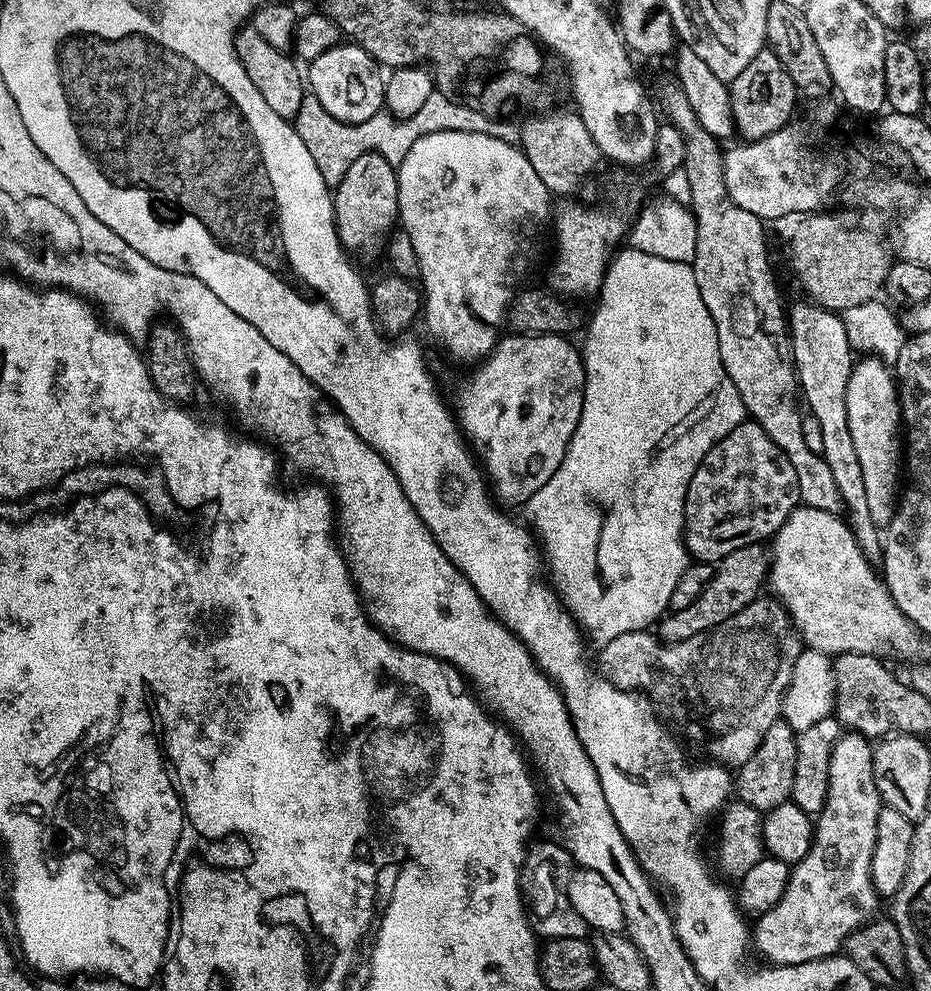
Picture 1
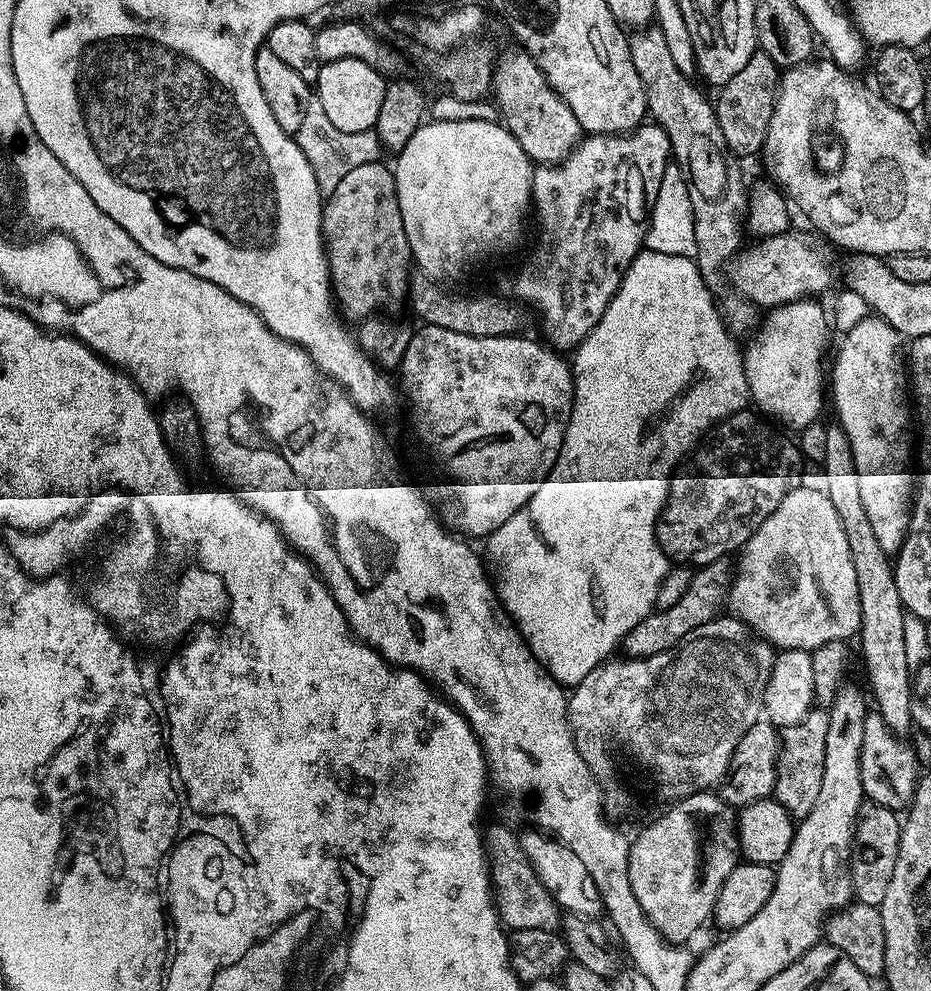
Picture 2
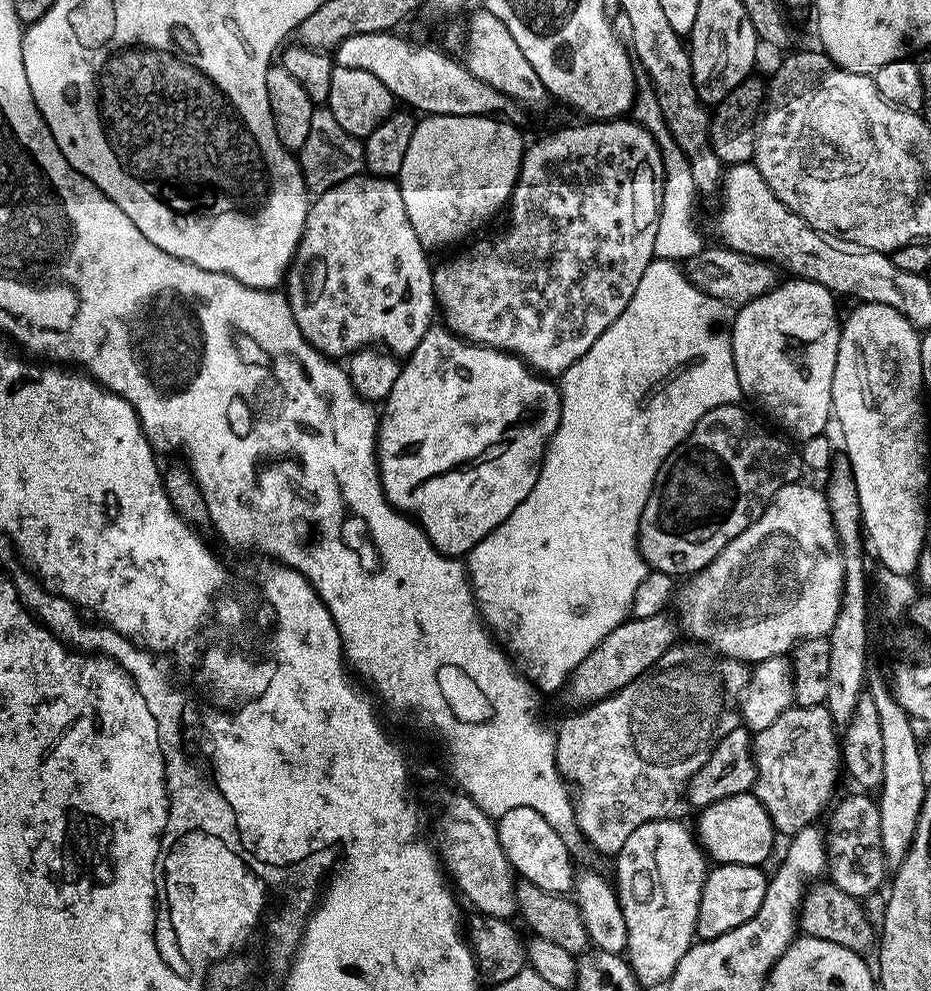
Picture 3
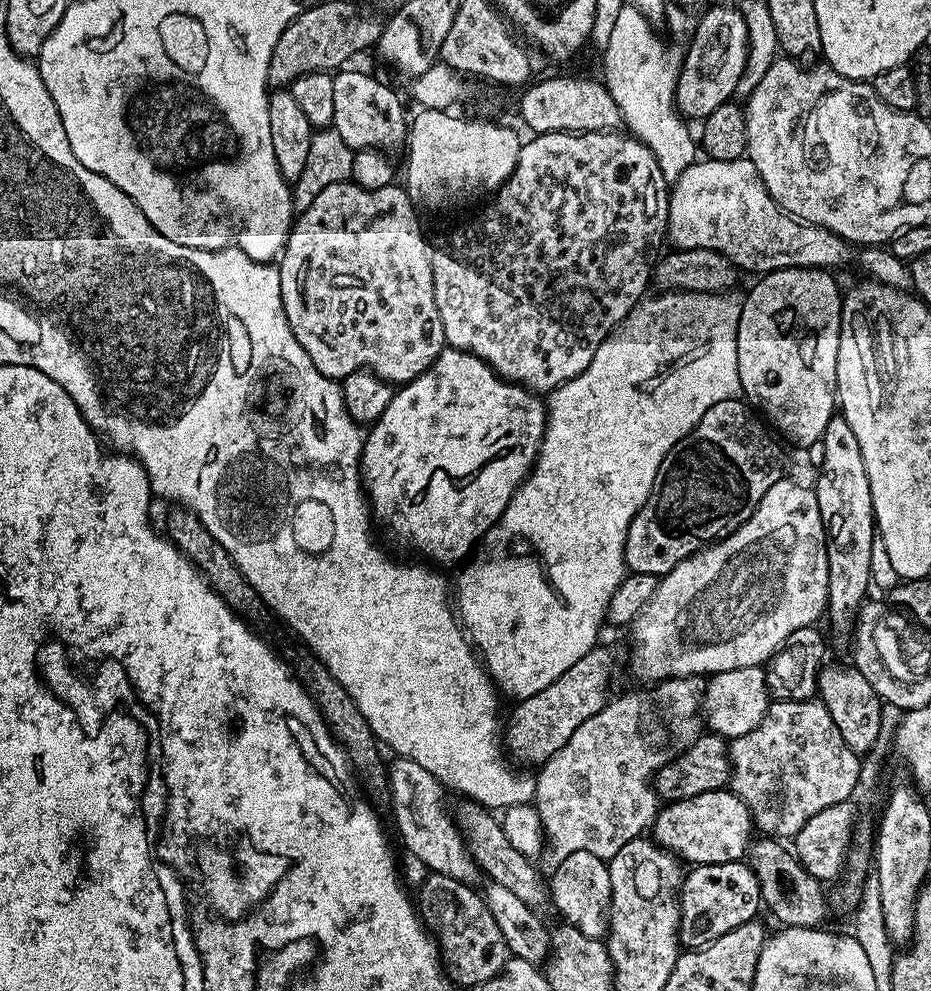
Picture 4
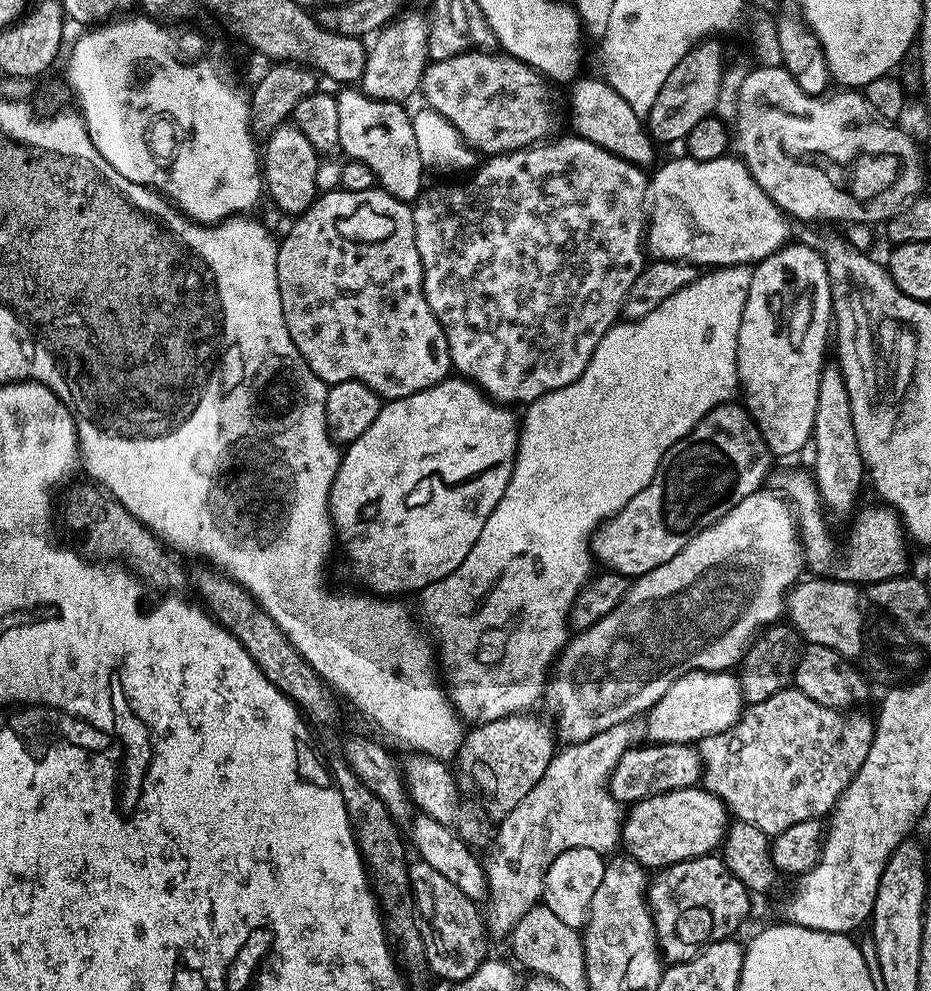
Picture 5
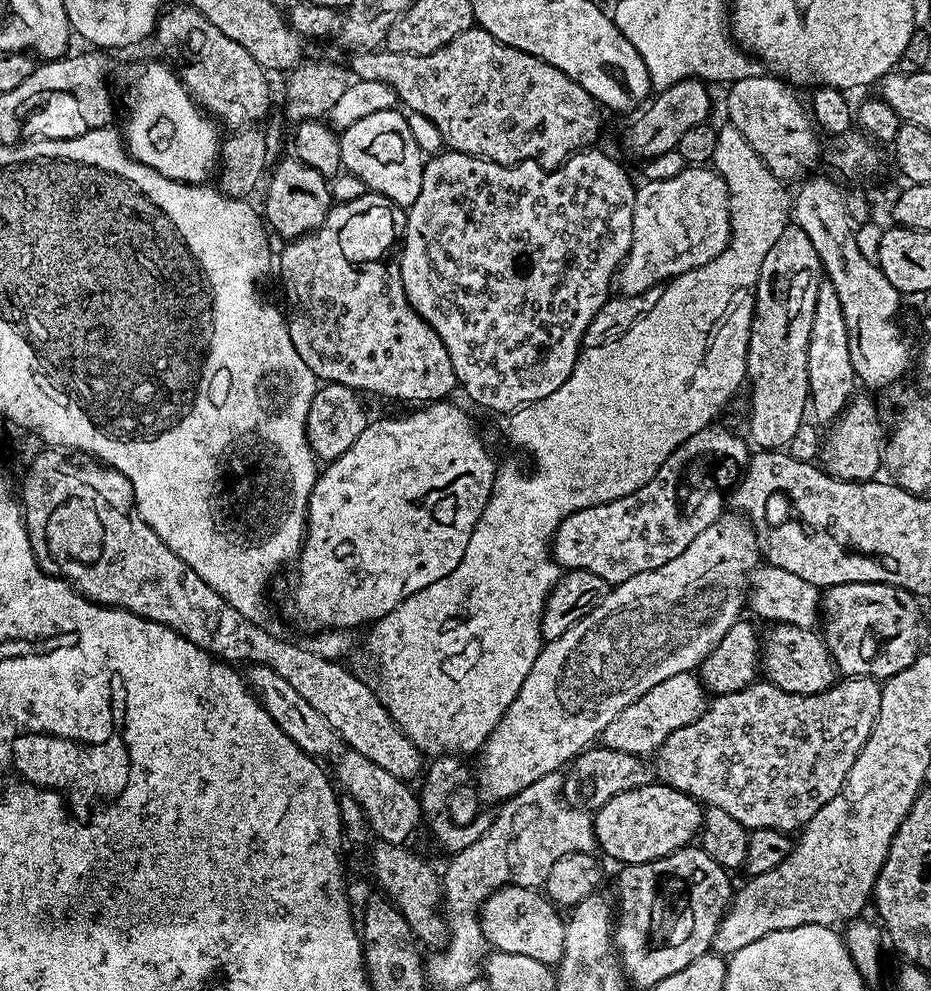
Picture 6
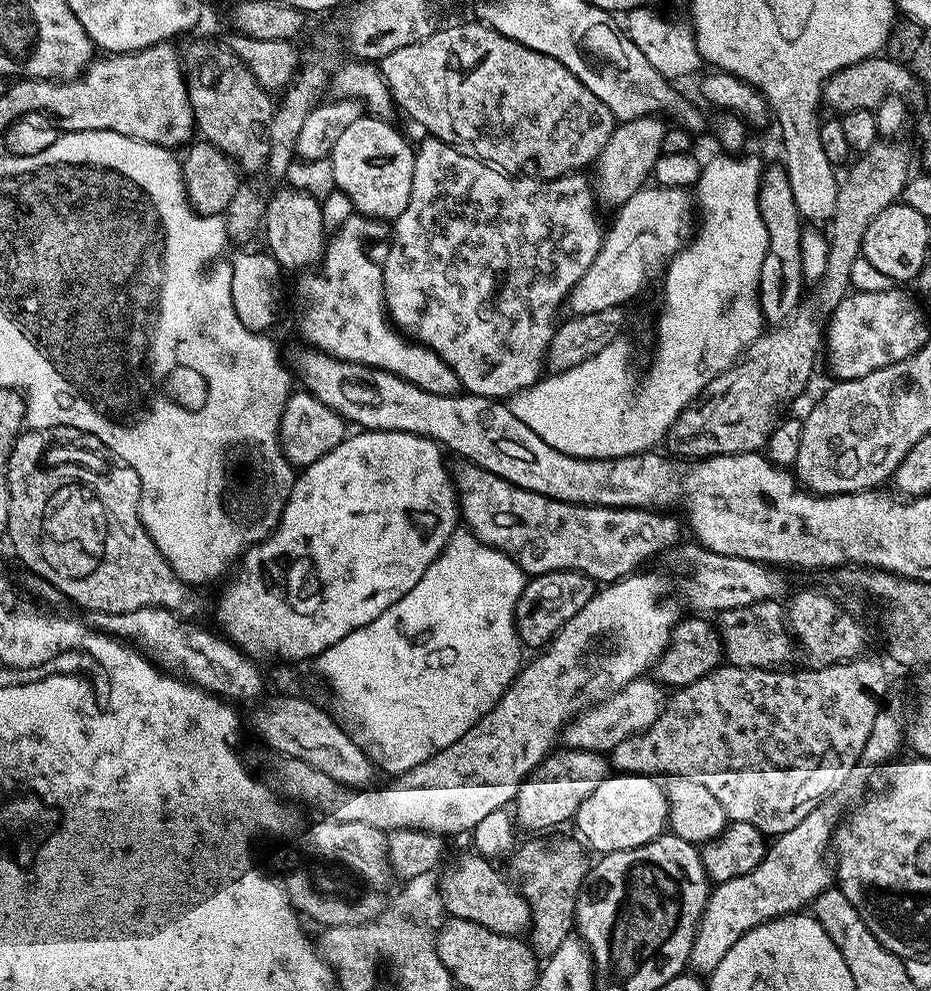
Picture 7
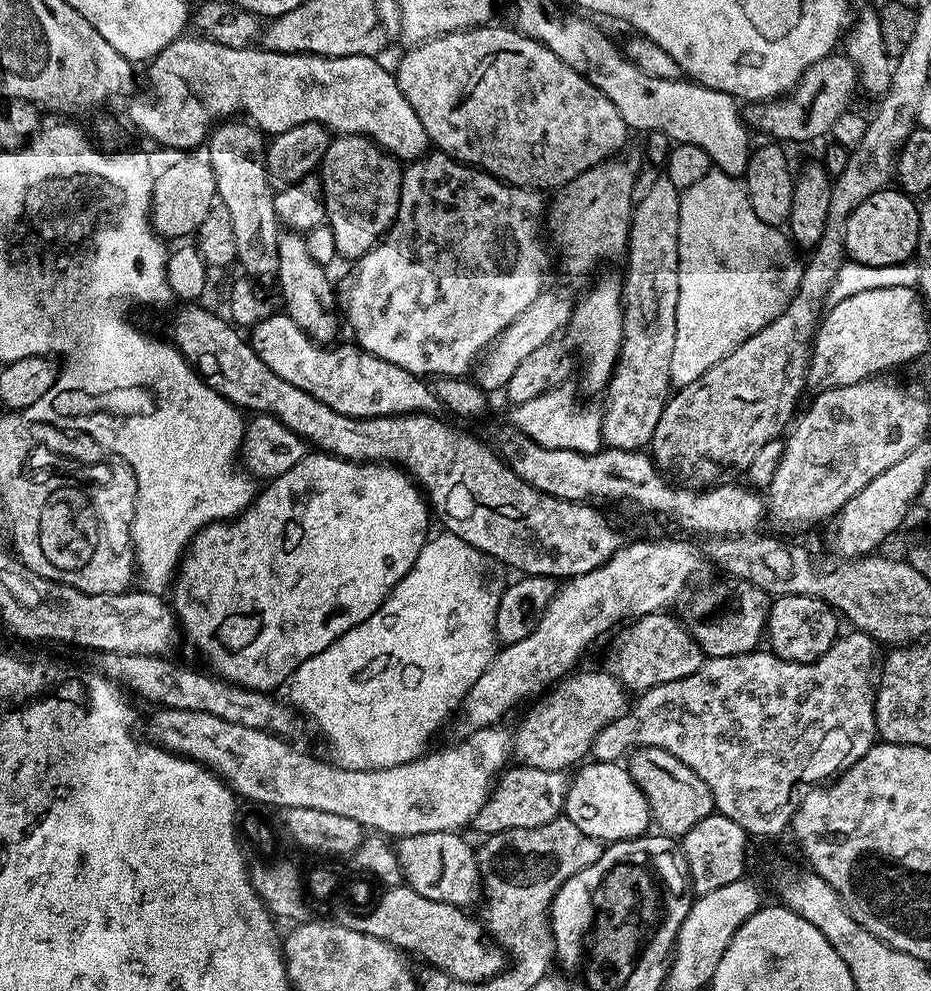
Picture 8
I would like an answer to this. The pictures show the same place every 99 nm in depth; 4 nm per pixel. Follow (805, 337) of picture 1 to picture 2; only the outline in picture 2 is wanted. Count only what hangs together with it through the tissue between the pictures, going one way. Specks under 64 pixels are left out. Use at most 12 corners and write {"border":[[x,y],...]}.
{"border":[[826,427],[822,490],[858,577],[875,711],[913,727],[896,570],[862,502],[850,438]]}

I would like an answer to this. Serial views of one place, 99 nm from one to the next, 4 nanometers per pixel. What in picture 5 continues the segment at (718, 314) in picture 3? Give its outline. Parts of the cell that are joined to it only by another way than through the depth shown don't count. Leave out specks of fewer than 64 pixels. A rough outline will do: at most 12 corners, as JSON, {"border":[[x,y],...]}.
{"border":[[713,267],[527,405],[419,593],[469,725],[541,703],[592,536],[737,395]]}

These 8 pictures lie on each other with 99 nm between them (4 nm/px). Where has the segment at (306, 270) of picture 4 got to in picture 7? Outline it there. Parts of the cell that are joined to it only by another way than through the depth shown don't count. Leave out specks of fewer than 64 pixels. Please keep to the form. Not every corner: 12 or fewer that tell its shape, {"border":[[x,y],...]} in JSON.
{"border":[[353,214],[296,284],[296,328],[328,356],[457,395],[458,374],[397,330],[389,229]]}

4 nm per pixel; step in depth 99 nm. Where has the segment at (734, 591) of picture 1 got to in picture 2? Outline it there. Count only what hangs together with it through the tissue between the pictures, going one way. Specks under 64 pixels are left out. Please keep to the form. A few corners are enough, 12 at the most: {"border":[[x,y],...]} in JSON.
{"border":[[731,559],[701,564],[674,606],[624,636],[627,657],[662,654],[721,615]]}

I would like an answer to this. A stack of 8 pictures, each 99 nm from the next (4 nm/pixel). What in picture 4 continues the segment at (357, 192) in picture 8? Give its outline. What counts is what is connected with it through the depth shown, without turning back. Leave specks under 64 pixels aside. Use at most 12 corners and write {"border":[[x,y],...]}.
{"border":[[364,72],[334,75],[332,128],[353,150],[392,150],[404,104]]}

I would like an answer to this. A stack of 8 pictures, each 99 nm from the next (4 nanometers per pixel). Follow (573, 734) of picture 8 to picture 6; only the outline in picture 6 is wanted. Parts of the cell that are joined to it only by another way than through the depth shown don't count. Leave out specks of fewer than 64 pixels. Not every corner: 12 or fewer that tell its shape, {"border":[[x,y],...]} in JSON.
{"border":[[692,672],[626,706],[603,747],[647,757],[699,718],[706,689]]}

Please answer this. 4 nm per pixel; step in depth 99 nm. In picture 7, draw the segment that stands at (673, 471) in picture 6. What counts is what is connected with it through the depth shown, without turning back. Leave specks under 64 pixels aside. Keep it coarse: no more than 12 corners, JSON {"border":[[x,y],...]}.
{"border":[[476,464],[458,512],[529,577],[615,582],[681,543],[671,511],[567,504]]}

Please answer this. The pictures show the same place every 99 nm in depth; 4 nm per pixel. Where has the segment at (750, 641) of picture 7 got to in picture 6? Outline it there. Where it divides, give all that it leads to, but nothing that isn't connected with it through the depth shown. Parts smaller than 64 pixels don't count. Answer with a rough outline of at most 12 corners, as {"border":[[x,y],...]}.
{"border":[[773,623],[763,679],[803,696],[837,683],[819,631]]}

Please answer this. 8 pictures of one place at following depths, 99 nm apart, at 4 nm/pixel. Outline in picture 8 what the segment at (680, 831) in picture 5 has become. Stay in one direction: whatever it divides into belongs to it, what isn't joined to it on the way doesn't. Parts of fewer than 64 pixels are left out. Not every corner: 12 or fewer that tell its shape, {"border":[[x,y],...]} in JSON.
{"border":[[623,763],[577,767],[563,815],[601,842],[649,831]]}

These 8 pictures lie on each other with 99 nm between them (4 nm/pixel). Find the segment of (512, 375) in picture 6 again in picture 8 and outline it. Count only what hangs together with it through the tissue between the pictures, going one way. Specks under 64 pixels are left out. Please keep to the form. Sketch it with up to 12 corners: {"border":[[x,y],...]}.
{"border":[[436,150],[339,281],[355,343],[459,376],[545,291],[545,193]]}

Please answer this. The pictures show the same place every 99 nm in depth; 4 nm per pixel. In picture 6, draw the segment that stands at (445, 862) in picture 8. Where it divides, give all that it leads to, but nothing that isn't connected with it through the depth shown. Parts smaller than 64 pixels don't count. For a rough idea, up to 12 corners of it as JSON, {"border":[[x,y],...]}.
{"border":[[506,884],[478,915],[495,951],[556,966],[566,920],[543,891]]}

